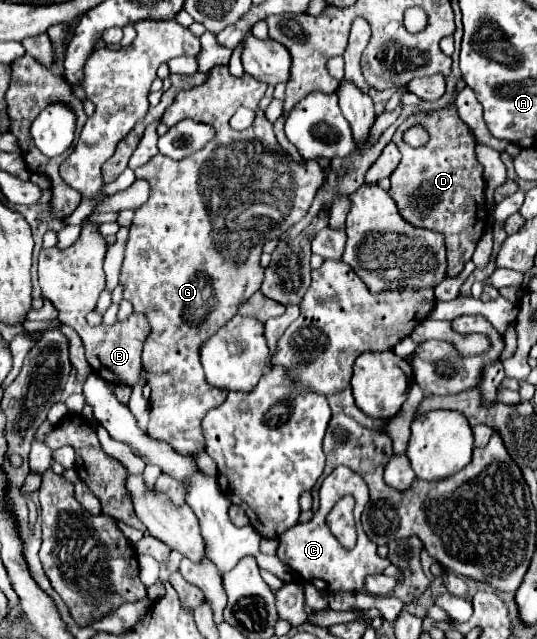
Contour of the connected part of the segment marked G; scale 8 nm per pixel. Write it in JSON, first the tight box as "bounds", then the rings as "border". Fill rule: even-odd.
{"bounds":[120,66,324,458],"border":[[[214,66],[208,82],[190,90],[182,90],[161,119],[169,128],[185,118],[210,124],[216,132],[214,138],[202,150],[184,160],[154,156],[148,164],[134,170],[136,178],[142,178],[150,184],[150,198],[134,212],[126,256],[120,270],[120,282],[126,286],[124,298],[130,300],[134,310],[142,312],[152,326],[152,334],[148,336],[142,352],[146,384],[152,388],[148,436],[168,442],[178,454],[190,458],[204,450],[202,418],[210,408],[220,406],[228,396],[228,390],[210,386],[206,382],[200,364],[200,346],[204,340],[214,336],[220,326],[224,326],[238,312],[238,306],[260,288],[264,280],[264,268],[260,266],[264,242],[280,238],[280,234],[306,216],[316,190],[324,180],[324,170],[318,166],[318,162],[304,160],[304,164],[298,164],[278,144],[274,126],[258,108],[264,92],[266,86],[254,80],[250,74],[234,78],[228,72],[228,66]],[[240,106],[256,112],[254,124],[242,132],[230,128],[230,118]]]}

